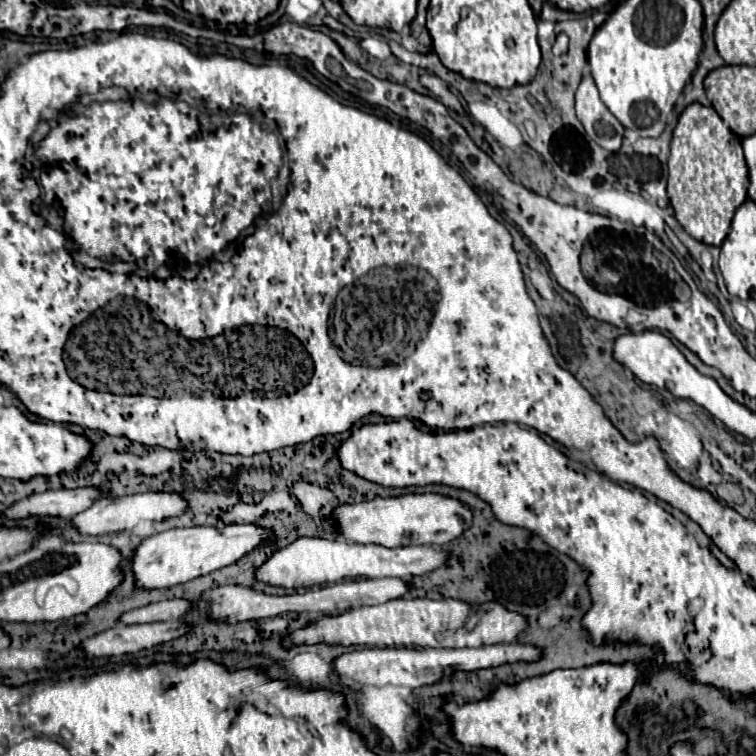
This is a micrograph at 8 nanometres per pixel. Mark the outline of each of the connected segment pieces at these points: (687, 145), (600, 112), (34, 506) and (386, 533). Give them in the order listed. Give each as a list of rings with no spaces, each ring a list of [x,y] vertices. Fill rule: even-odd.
[[[690,103],[674,129],[668,159],[668,197],[680,225],[700,243],[720,245],[730,233],[734,211],[746,199],[748,167],[738,137],[712,107]]]
[[[584,75],[578,91],[575,93],[576,117],[584,125],[586,133],[606,151],[618,151],[624,127],[622,123],[608,111],[608,107],[602,103],[598,89],[594,85],[594,79],[590,75]]]
[[[78,487],[78,489],[52,489],[46,493],[30,495],[10,509],[6,517],[22,519],[28,515],[36,517],[72,517],[80,511],[86,511],[96,499],[102,497],[100,487]]]
[[[408,493],[400,497],[374,497],[372,501],[356,505],[340,505],[334,511],[338,519],[340,537],[348,543],[376,543],[382,547],[404,545],[446,545],[460,537],[468,523],[472,523],[472,511],[458,499],[448,499],[436,493]]]

